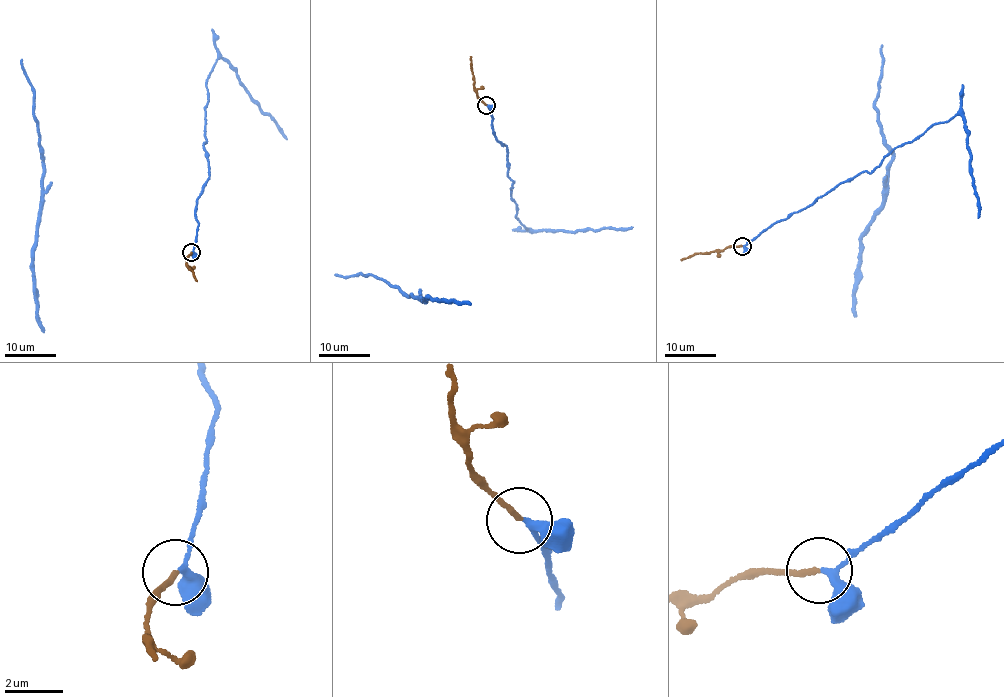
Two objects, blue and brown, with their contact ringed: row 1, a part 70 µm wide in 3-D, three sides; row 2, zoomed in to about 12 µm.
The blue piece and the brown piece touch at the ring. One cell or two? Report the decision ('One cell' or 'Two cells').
One cell

